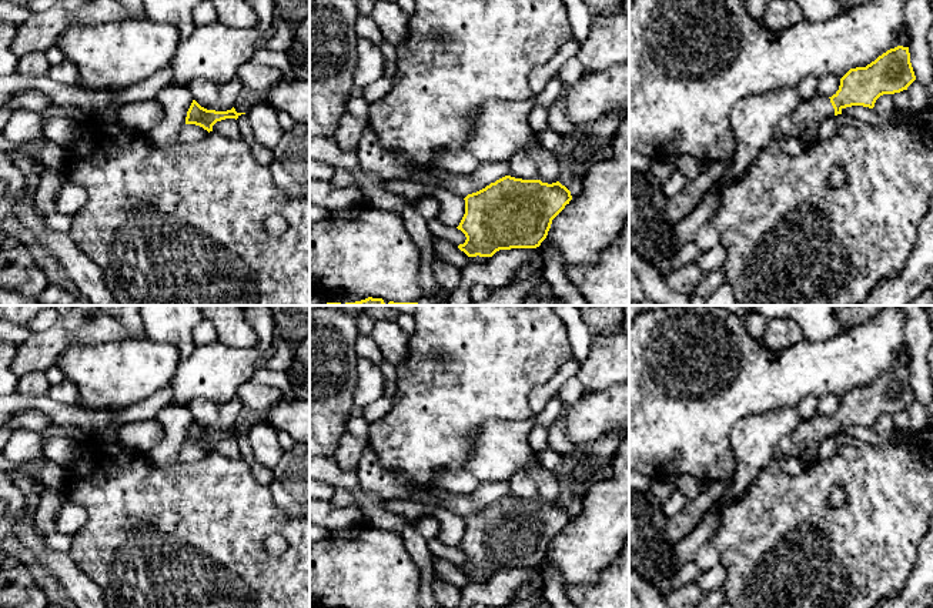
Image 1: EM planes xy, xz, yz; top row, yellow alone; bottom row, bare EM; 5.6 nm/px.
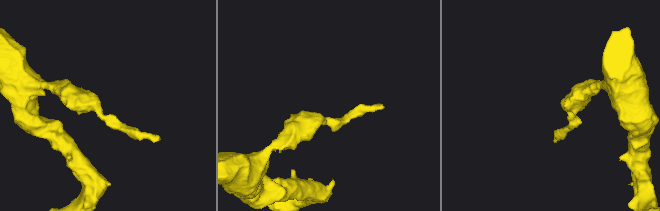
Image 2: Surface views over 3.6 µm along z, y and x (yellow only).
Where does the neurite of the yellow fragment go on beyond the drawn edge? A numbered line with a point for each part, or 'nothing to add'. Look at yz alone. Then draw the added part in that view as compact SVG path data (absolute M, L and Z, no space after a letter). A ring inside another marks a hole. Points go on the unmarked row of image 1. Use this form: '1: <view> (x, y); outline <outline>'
1: yz (809, 433); outline M829 417L802 420L795 431L780 438L775 451L775 461L783 455L800 457L807 450L816 450L827 437L835 437Z

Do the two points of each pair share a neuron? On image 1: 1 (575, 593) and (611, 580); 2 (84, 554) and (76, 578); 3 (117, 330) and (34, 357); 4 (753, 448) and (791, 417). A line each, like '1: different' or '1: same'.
1: same
2: different
3: same
4: same

